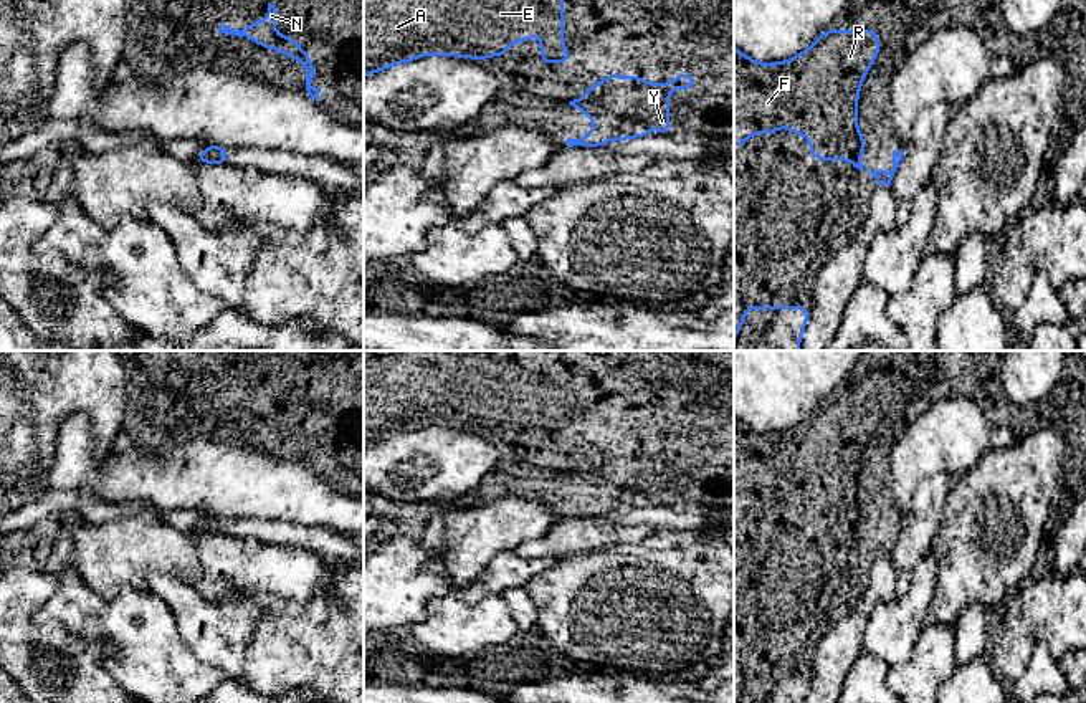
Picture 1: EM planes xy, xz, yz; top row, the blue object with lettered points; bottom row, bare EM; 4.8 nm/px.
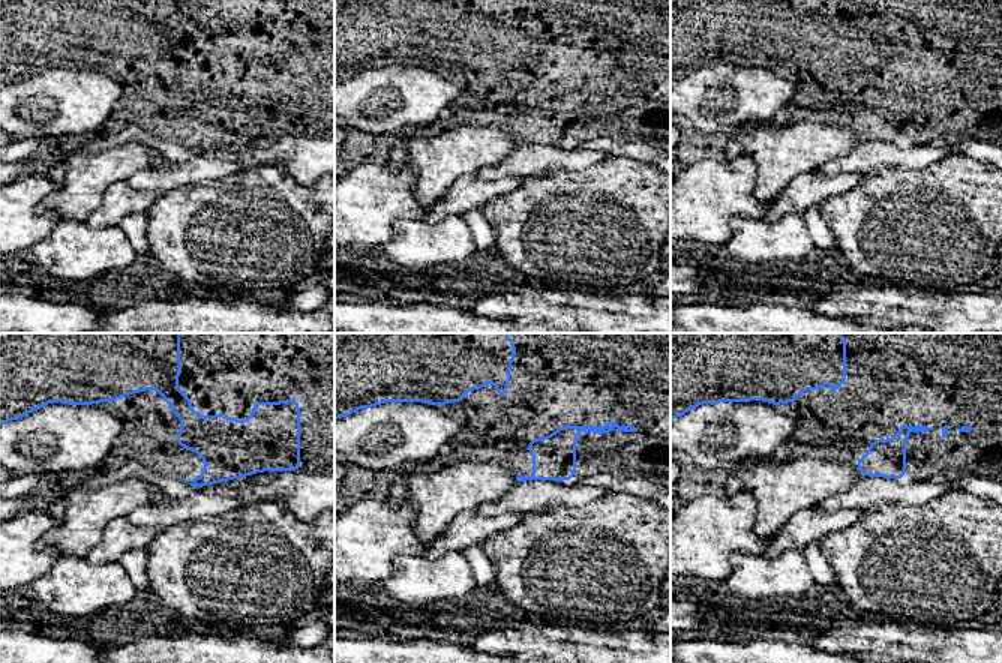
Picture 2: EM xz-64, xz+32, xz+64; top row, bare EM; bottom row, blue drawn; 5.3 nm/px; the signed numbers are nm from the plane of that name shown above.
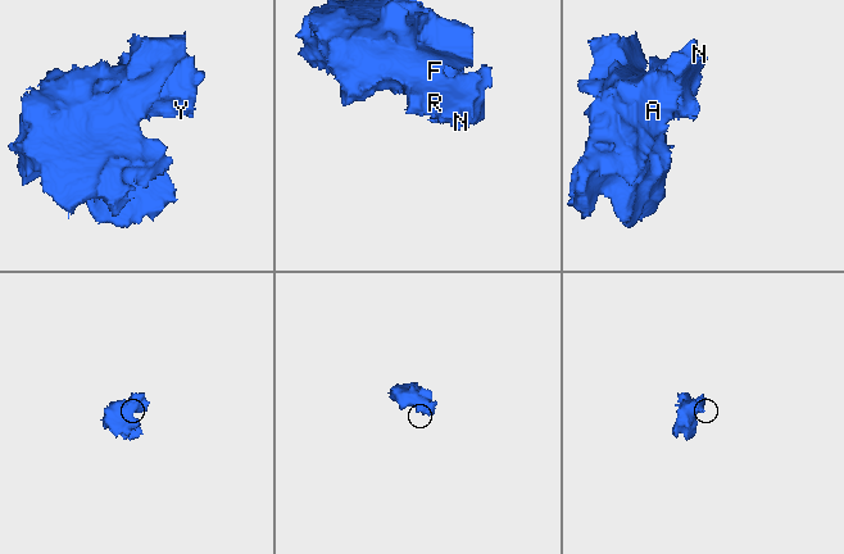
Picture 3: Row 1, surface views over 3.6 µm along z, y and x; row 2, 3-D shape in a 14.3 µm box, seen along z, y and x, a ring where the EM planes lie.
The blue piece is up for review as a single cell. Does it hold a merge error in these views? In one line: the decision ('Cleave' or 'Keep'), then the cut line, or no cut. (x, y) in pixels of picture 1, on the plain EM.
Keep. No split

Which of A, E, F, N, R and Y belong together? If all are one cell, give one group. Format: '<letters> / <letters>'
A E F N R Y

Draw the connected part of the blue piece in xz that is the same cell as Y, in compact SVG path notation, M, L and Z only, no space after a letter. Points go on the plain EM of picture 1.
M612 442L569 475L585 483L597 498L565 516L598 518L610 511L650 508L650 463L656 463L656 506L669 506L669 461L694 460L696 448L676 442L671 453L646 453L641 447L618 447Z

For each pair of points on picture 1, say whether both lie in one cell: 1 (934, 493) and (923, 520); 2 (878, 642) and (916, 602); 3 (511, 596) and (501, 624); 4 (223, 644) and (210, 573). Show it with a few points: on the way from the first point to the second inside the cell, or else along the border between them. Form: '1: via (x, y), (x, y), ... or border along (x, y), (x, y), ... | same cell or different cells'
1: via (929, 500), (926, 513) | same cell
2: via (888, 632), (906, 612) | same cell
3: border along (500, 594), (519, 629) | different cells
4: border along (204, 593), (209, 597), (240, 596), (245, 599) | different cells

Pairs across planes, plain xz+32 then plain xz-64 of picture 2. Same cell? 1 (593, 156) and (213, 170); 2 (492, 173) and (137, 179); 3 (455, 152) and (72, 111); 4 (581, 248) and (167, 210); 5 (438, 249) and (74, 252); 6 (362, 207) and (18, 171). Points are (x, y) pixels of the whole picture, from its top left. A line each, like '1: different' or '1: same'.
1: same
2: same
3: different
4: same
5: same
6: different

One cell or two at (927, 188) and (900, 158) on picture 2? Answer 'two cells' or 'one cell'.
two cells

